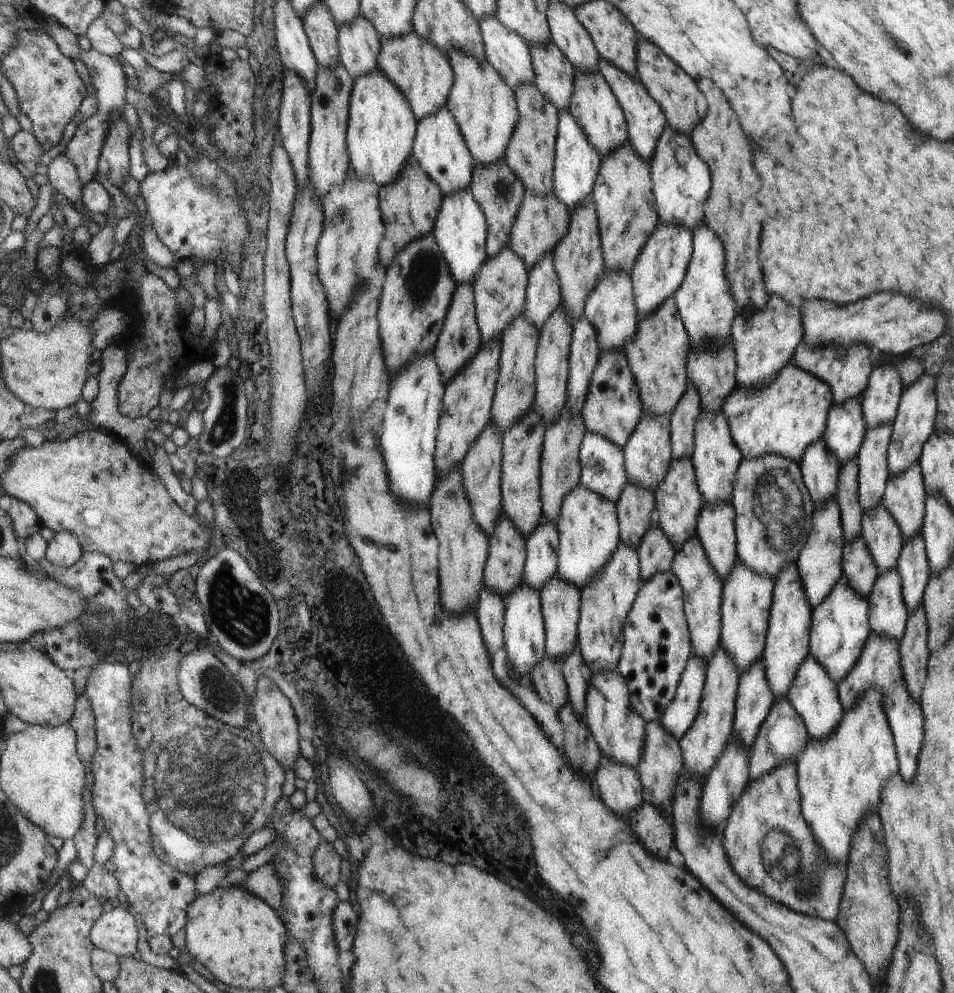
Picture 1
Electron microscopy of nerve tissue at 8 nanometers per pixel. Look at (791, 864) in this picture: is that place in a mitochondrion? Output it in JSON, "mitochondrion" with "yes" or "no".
{"mitochondrion":"yes"}

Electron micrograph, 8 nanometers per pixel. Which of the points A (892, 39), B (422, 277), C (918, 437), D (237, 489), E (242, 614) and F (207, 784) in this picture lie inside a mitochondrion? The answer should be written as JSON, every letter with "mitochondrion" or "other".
{"A":"mitochondrion","B":"mitochondrion","C":"other","D":"mitochondrion","E":"mitochondrion","F":"mitochondrion"}

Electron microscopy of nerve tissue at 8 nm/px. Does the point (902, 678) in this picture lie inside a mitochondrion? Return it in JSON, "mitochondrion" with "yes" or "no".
{"mitochondrion":"no"}

